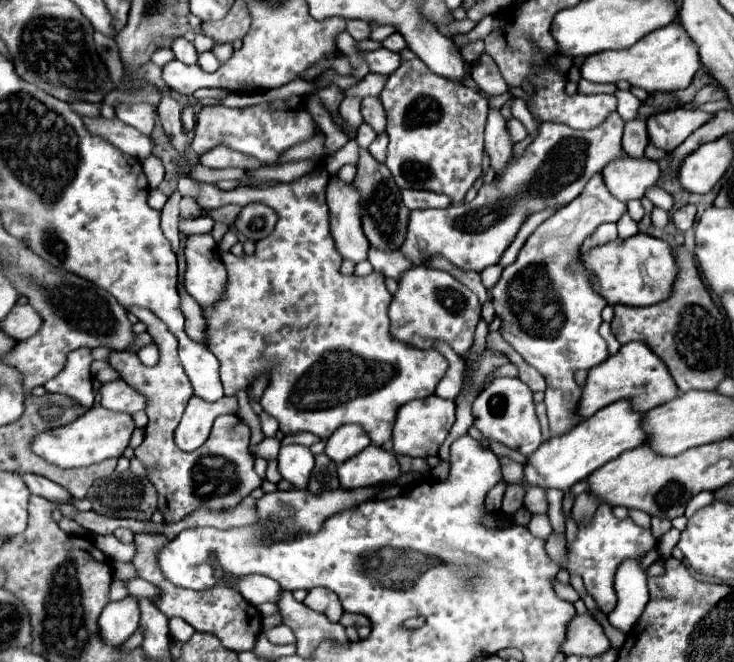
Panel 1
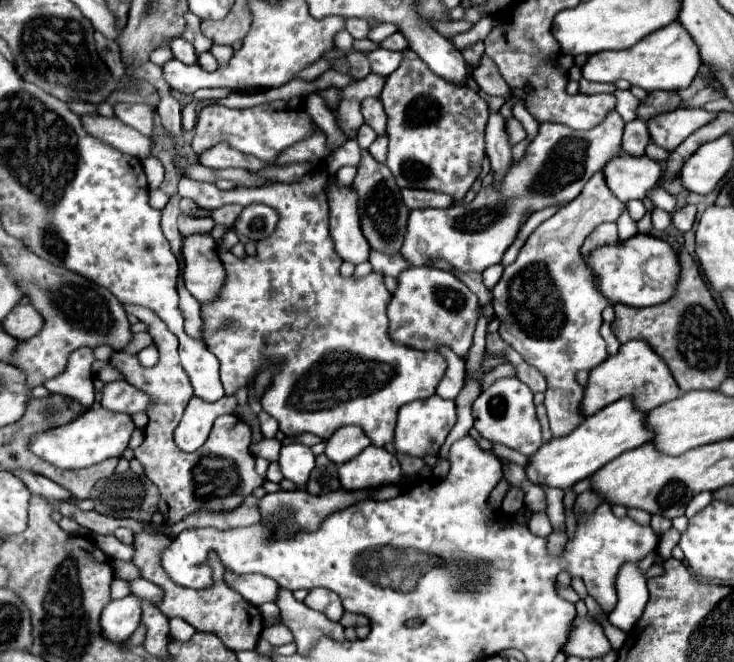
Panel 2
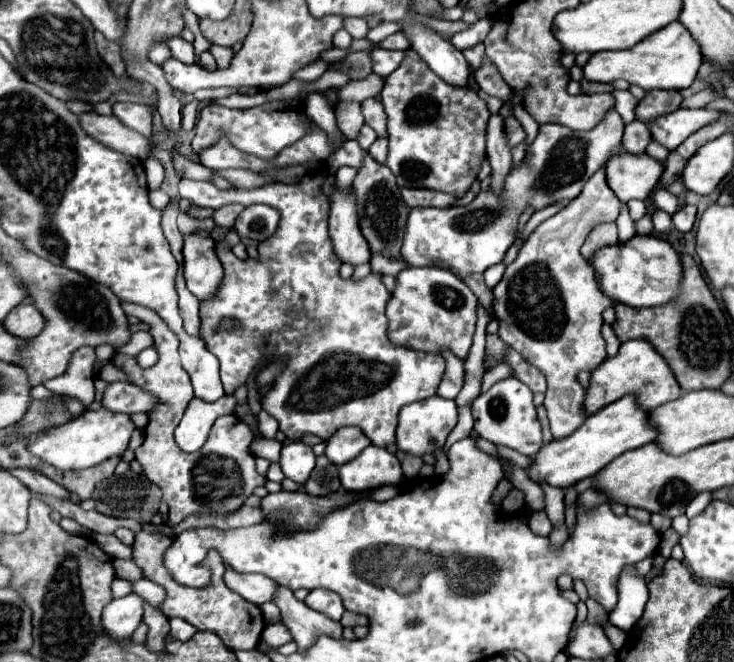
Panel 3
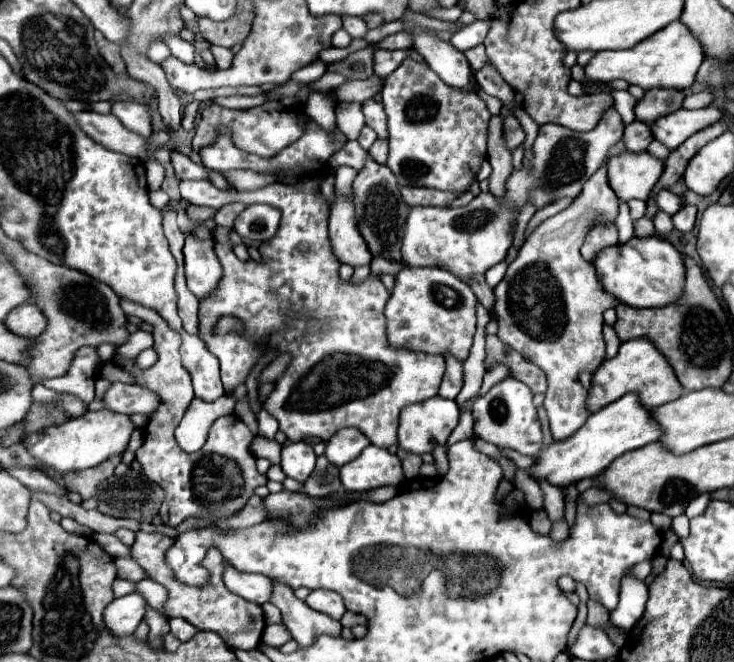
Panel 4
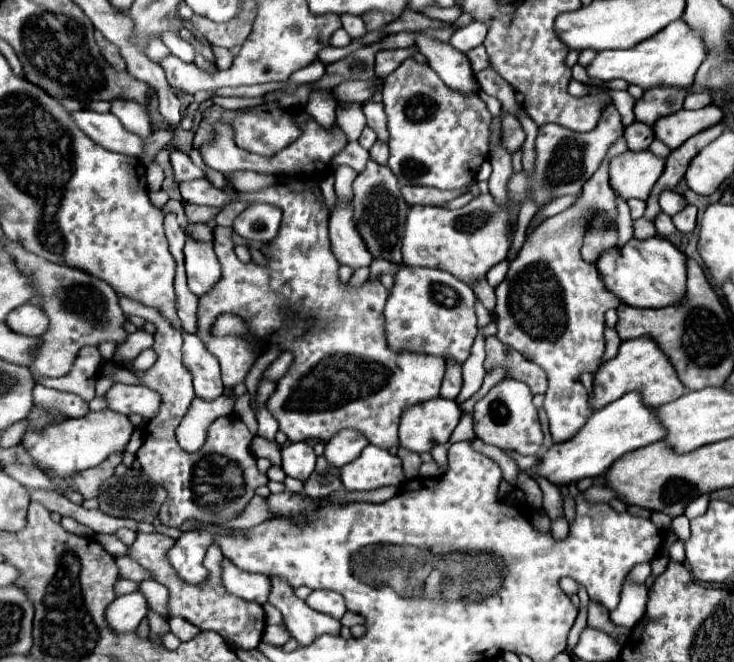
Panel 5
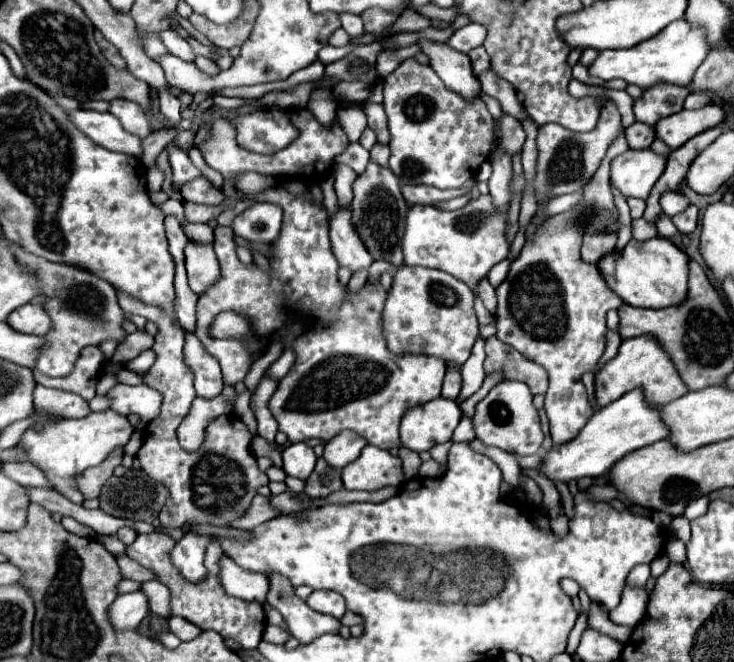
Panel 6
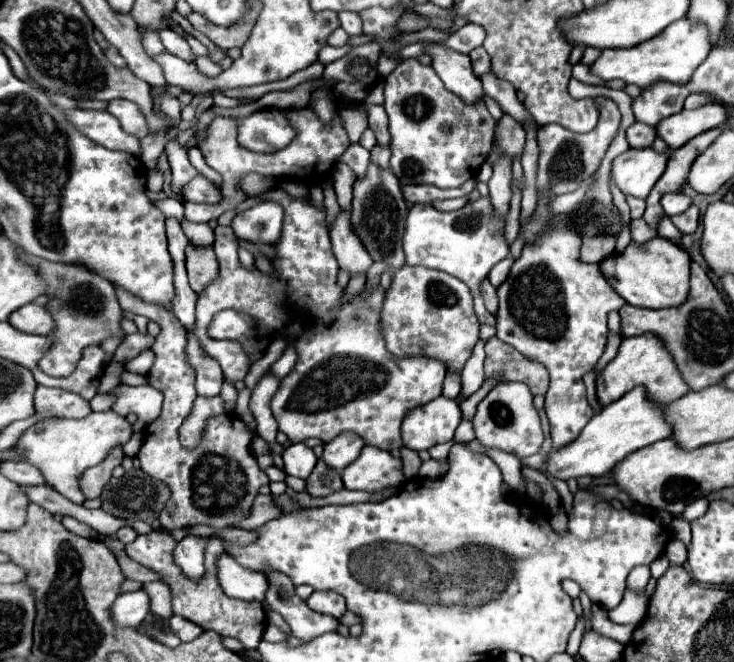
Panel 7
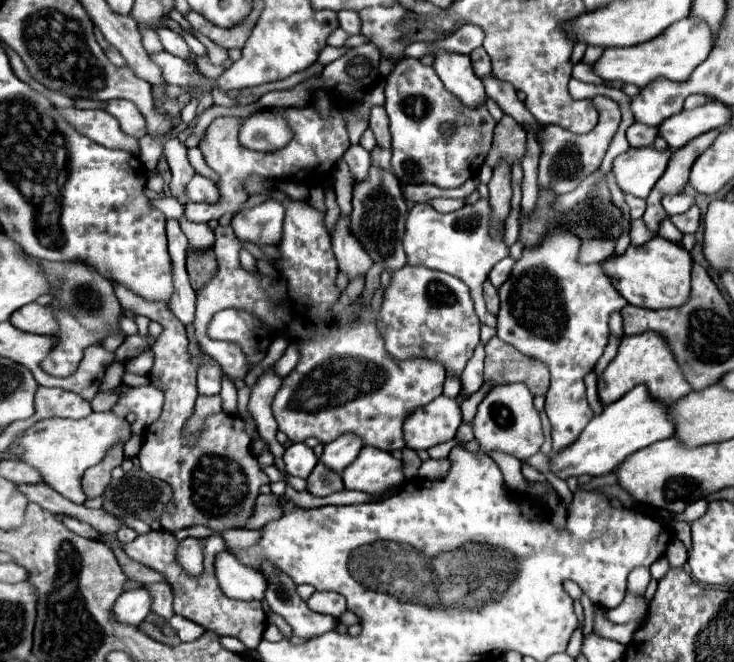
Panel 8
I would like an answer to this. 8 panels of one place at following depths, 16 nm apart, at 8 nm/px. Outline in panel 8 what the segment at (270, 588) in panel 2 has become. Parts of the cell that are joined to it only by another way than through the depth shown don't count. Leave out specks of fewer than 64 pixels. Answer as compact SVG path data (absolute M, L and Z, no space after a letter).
M226 550L216 556L216 578L224 594L236 600L264 600L268 588L260 572L242 566Z

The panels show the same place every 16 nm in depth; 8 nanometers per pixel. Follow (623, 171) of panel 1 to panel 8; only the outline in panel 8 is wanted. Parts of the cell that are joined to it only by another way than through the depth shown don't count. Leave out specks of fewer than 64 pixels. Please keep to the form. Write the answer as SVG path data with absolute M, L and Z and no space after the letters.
M652 146L630 148L614 160L612 174L624 194L648 198L652 186L664 174L672 152L658 152Z

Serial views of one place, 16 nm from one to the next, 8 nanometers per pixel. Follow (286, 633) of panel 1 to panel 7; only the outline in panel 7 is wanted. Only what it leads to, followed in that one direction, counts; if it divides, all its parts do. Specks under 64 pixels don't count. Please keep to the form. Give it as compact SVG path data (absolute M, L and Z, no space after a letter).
M266 626L266 630L264 630L264 640L266 642L286 642L288 640L288 634L286 632L282 632L278 626Z

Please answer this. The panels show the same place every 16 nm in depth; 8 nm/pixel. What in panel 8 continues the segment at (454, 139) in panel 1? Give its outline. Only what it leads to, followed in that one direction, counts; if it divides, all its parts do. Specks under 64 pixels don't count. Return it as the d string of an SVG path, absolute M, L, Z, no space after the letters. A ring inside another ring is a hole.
M404 58L396 64L396 68L386 76L386 112L390 118L390 132L392 132L392 172L394 176L406 184L434 184L438 188L458 188L466 180L478 174L488 148L492 146L494 134L494 118L486 108L464 108L452 92L448 92L434 72L432 66L424 66L416 58ZM452 124L454 132L446 136L440 126Z

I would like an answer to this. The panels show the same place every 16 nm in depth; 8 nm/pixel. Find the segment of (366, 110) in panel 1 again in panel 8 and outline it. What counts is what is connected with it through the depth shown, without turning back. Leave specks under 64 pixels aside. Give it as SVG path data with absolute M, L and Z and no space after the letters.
M374 106L370 108L370 118L368 118L368 128L374 132L378 144L382 148L390 148L390 130L388 130L388 116L384 106Z

